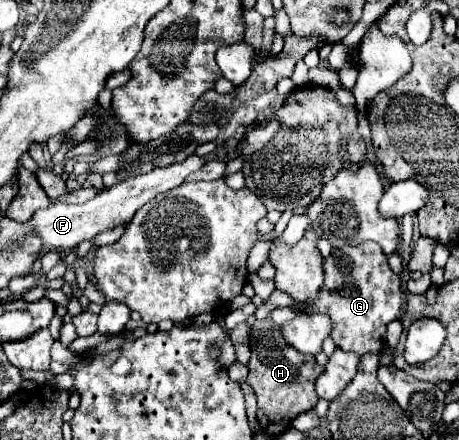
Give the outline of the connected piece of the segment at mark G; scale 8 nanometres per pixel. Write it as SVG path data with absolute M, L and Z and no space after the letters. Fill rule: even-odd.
M374 242L358 246L342 246L324 260L326 280L316 300L304 302L306 312L322 312L332 320L332 340L342 350L352 350L358 356L368 352L380 354L386 346L386 324L400 318L406 294L400 276L390 270L386 254Z

